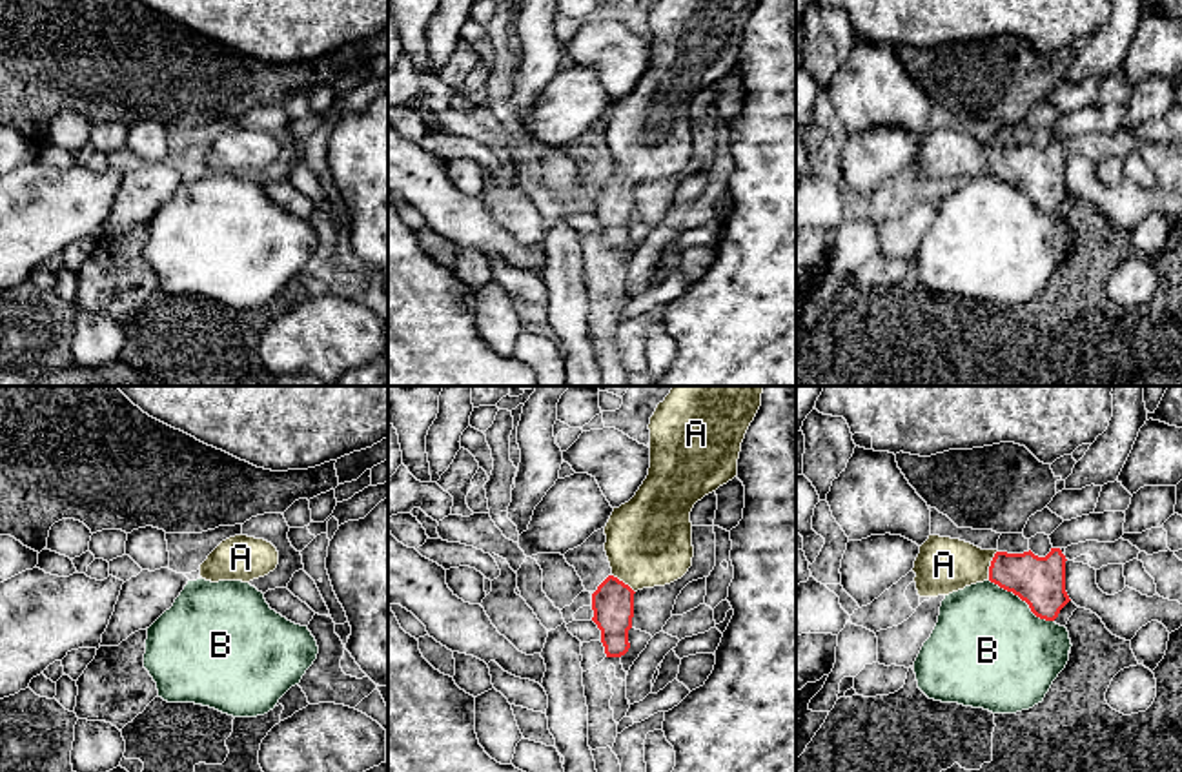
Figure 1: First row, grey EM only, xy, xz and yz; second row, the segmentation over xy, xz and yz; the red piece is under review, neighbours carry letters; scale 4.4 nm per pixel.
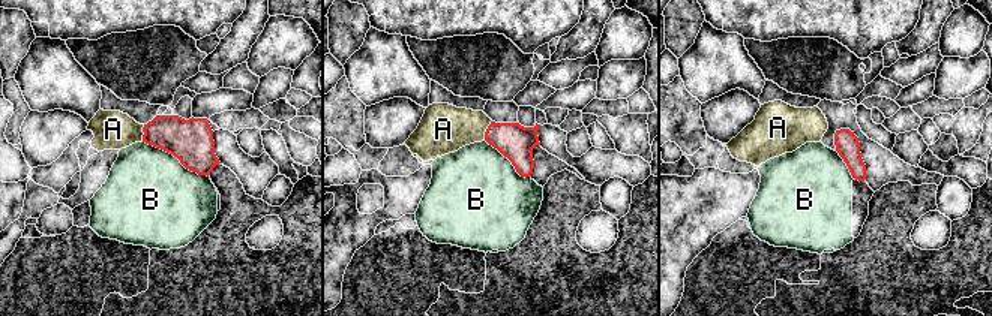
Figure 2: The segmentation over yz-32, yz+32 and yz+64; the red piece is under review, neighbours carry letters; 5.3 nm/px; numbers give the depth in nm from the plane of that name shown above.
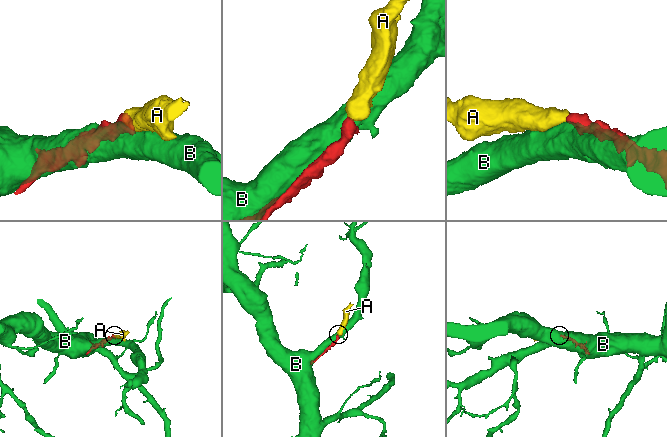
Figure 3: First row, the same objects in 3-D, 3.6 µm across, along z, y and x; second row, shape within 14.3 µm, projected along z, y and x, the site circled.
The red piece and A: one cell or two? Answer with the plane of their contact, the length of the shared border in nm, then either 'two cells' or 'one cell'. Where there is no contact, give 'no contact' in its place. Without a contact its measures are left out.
yz | 140 nm | one cell

